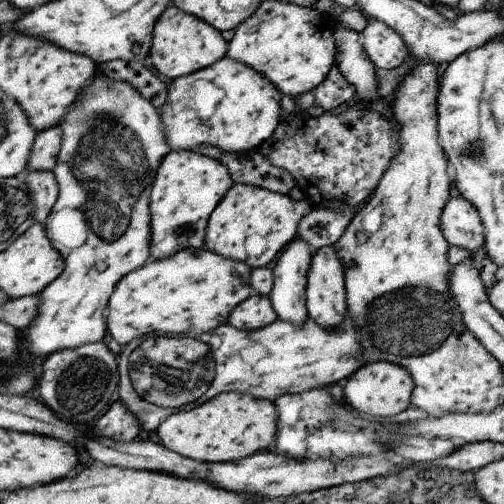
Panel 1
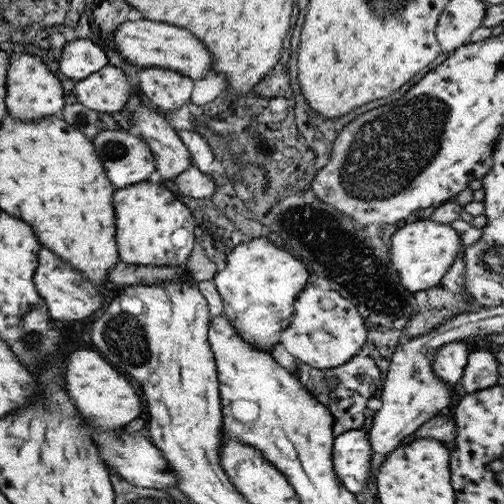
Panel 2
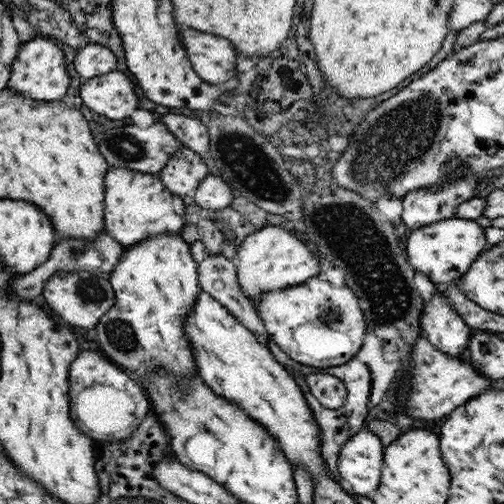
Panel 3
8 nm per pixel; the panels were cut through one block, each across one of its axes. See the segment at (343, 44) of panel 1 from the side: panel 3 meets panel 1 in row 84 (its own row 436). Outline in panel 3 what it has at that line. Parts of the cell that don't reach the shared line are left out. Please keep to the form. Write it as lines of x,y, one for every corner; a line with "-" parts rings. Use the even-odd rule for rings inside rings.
361,428
339,452
339,474
347,488
359,496
375,494
381,470
381,444
373,430

